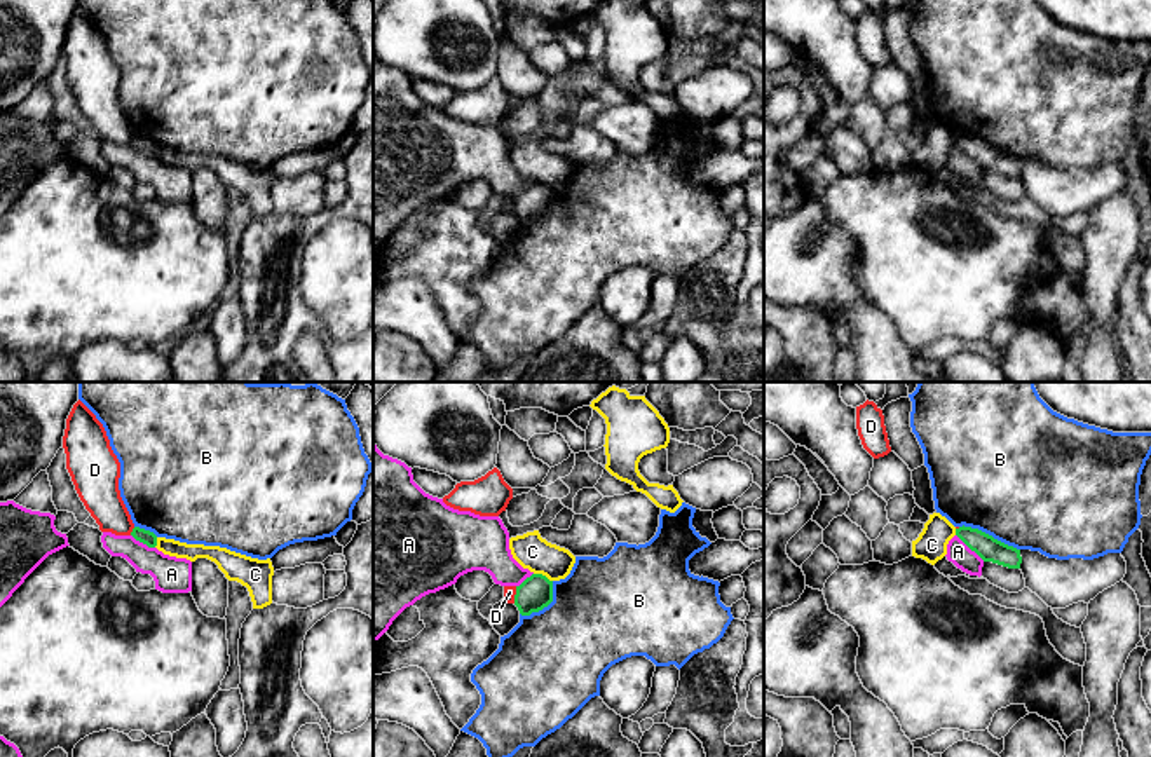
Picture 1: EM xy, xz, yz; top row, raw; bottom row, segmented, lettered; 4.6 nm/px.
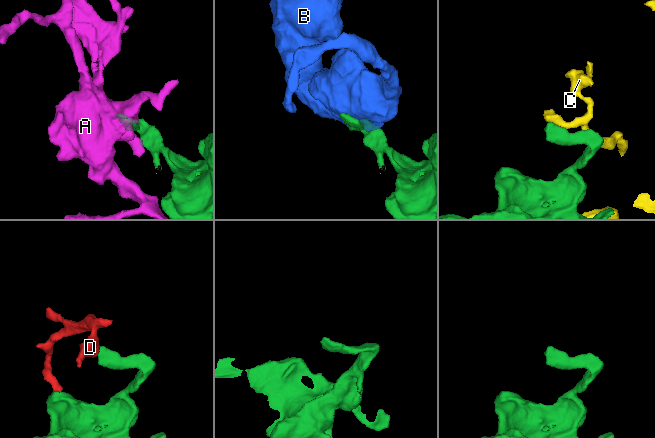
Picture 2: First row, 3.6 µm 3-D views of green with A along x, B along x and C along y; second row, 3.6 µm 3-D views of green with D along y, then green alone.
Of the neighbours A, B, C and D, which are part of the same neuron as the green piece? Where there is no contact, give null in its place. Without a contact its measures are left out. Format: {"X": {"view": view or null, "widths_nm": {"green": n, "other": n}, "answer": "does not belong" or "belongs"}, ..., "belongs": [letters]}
{"A": {"view": "yz", "widths_nm": {"green": 110, "other": 100}, "answer": "does not belong"}, "B": {"view": "yz", "widths_nm": {"green": 110, "other": 500}, "answer": "does not belong"}, "C": {"view": "xz", "widths_nm": {"green": 160, "other": 160}, "answer": "does not belong"}, "D": {"view": "xz", "widths_nm": {"green": 160, "other": 60}, "answer": "does not belong"}, "belongs": []}

